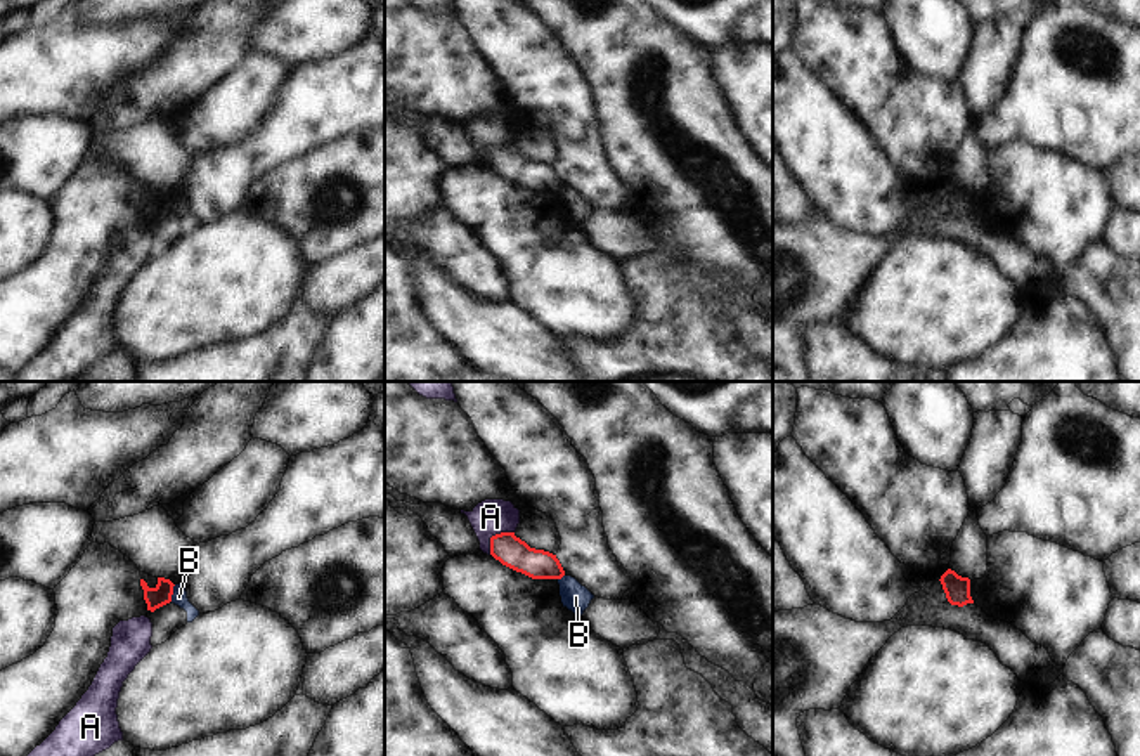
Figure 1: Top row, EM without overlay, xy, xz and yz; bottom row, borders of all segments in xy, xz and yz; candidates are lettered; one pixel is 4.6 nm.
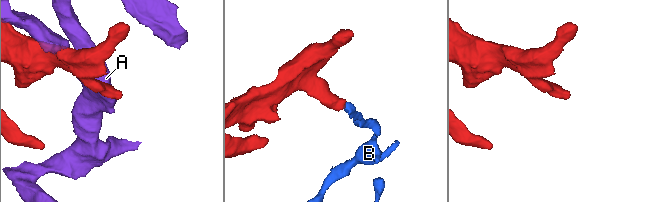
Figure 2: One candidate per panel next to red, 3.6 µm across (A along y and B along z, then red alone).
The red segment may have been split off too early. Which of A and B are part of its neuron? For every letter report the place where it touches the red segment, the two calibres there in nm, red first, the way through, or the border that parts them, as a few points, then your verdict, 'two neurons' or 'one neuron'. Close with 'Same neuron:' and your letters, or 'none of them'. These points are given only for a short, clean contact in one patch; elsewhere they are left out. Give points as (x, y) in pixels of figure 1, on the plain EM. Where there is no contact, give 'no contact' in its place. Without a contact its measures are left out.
A: xz (496, 146) | 140/170 nm | along xz (513, 143), (494, 146), (489, 153), (489, 165) | two neurons
B: xy (172, 205) | 100/70 nm | along xy (175, 196), (170, 212) | two neurons
Same neuron: none of them

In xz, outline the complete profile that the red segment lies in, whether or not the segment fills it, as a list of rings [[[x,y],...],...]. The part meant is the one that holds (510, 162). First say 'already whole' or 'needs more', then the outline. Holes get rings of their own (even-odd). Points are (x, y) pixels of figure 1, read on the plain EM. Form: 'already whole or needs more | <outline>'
already whole | [[[501,144],[490,149],[490,166],[502,177],[532,191],[561,191],[565,182],[556,166],[530,160],[515,144]]]

